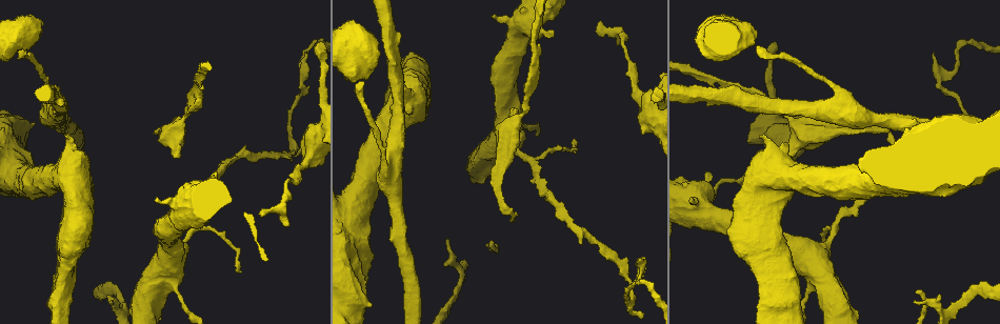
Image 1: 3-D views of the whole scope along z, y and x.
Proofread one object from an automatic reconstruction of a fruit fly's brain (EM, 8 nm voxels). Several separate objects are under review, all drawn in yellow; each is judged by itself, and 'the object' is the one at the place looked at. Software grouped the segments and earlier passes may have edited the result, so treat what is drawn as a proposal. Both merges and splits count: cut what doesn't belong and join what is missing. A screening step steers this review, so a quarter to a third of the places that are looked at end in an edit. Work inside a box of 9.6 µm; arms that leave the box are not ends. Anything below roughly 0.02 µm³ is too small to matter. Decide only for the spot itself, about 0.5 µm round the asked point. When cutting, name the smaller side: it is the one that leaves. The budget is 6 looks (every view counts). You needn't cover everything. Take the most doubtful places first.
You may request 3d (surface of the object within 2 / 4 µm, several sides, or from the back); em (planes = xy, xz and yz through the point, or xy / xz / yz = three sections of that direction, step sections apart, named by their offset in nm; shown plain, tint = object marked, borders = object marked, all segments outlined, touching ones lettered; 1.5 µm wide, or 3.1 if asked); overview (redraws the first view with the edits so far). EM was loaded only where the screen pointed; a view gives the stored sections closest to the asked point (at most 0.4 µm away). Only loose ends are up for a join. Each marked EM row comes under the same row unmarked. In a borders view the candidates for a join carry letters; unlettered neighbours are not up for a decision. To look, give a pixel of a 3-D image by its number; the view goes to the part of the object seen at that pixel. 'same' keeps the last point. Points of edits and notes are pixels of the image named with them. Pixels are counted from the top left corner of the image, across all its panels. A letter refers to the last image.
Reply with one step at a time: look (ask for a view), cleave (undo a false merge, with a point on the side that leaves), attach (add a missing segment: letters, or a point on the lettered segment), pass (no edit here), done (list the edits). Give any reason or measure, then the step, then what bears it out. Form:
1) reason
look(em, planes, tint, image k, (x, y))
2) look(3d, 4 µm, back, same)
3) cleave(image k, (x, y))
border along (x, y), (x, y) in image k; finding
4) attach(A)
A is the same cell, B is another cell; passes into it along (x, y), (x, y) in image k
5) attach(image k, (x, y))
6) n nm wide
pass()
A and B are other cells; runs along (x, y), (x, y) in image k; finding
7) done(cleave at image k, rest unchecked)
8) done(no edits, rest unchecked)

abrupt turn
look(em, xy, step 8, tint, image 1, (303, 84))

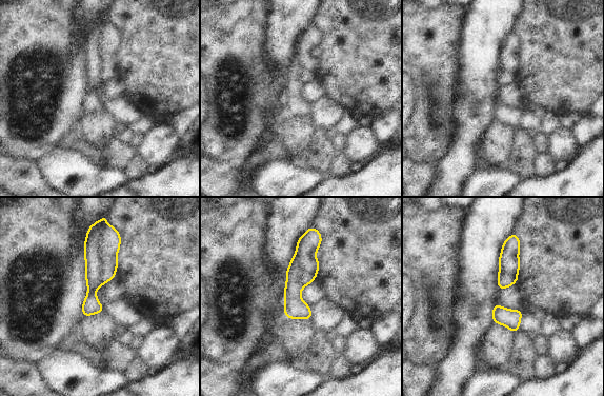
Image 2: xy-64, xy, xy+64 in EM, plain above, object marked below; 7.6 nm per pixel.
cut it another way
look(em, planes, borders, same)

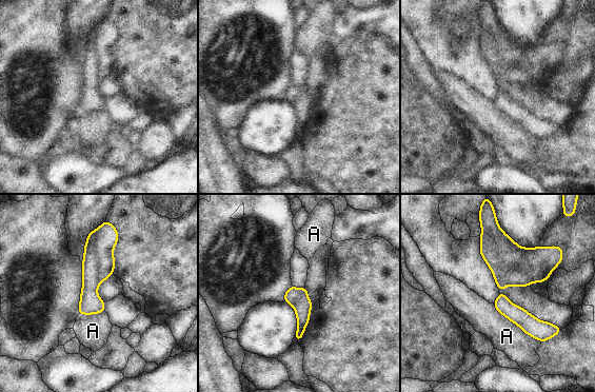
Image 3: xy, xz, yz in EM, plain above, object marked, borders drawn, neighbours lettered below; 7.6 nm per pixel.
cleave(image 3, (521, 267))
A is another cell; border along (499, 228), (491, 244), (509, 285) in image 3; a second cell is stuck on

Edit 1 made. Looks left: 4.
look(overview)

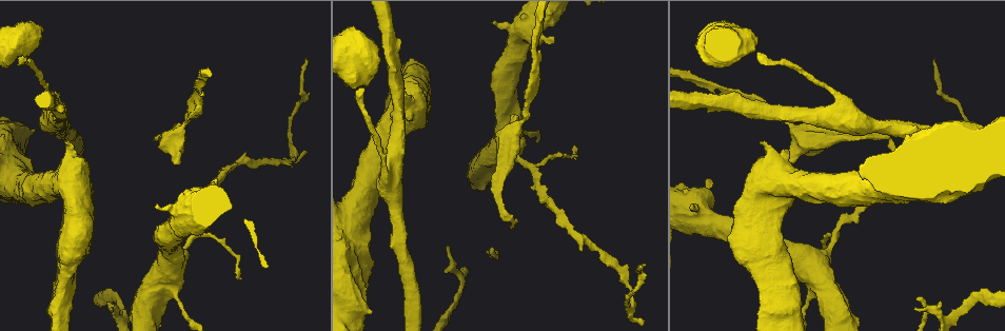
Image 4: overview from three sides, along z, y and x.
free end
look(em, xz, step 8, borders, image 4, (175, 163))

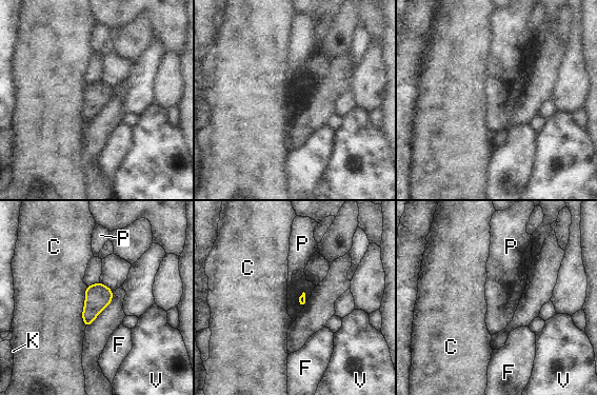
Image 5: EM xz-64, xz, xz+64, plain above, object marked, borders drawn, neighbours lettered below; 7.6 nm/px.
look(em, planes, borders, same)

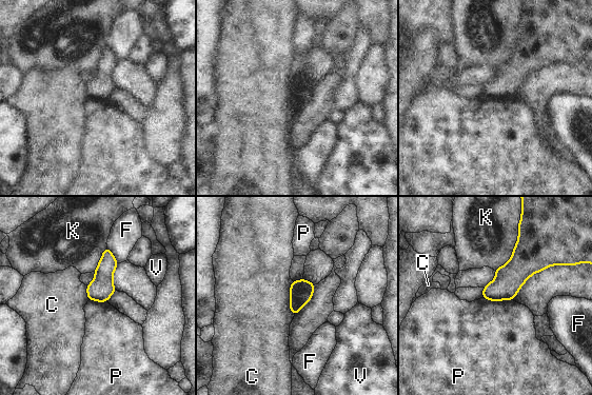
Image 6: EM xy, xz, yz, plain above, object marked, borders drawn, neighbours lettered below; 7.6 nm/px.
pass()
C, F, K, P and V are other cells; border along (482, 297), (489, 300), (512, 300) in image 6; no lettered segment goes on from it

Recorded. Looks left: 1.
branch stops here
look(em, planes, borders, image 4, (216, 181))

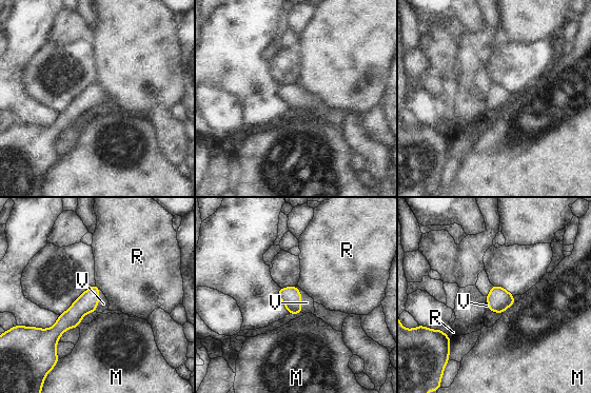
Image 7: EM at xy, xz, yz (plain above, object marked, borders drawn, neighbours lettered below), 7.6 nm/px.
attach(V)
V is the same cell, M and R are other cells; the cell continues

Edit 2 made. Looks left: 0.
done(cleave at image 3, attach at image 7, rest unchecked)

